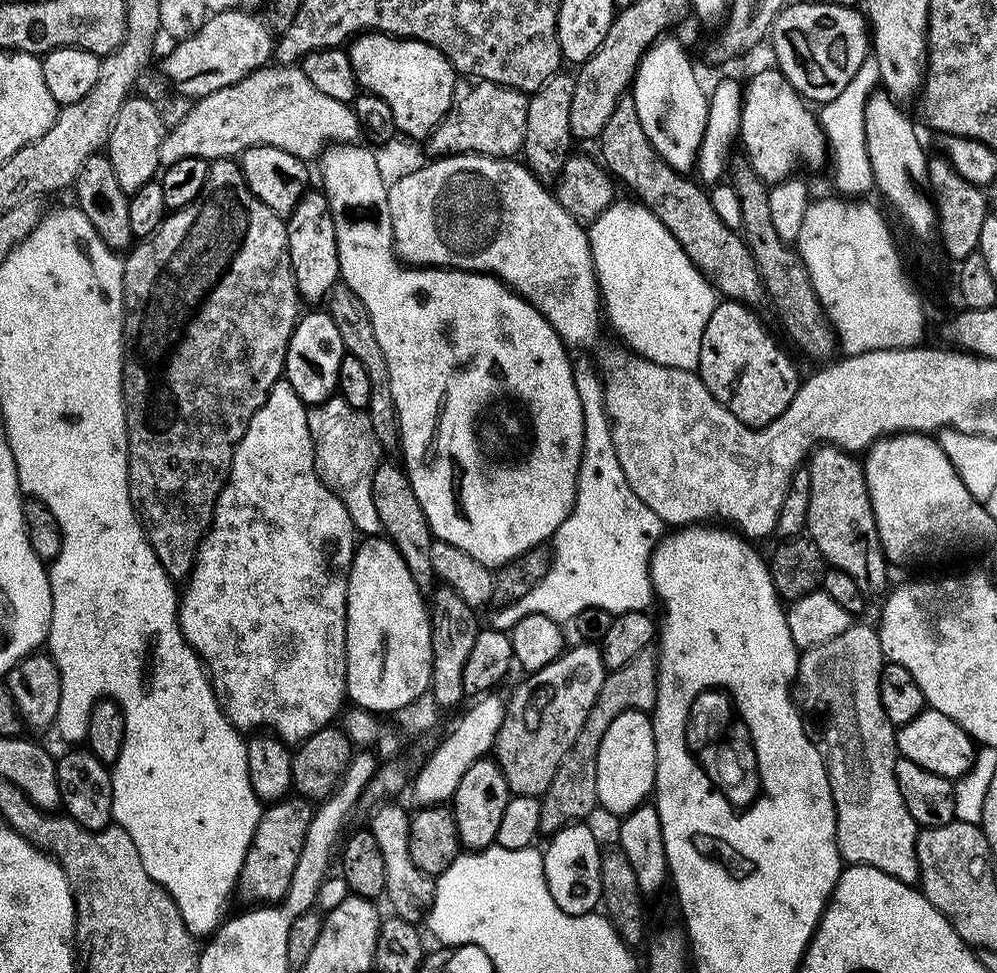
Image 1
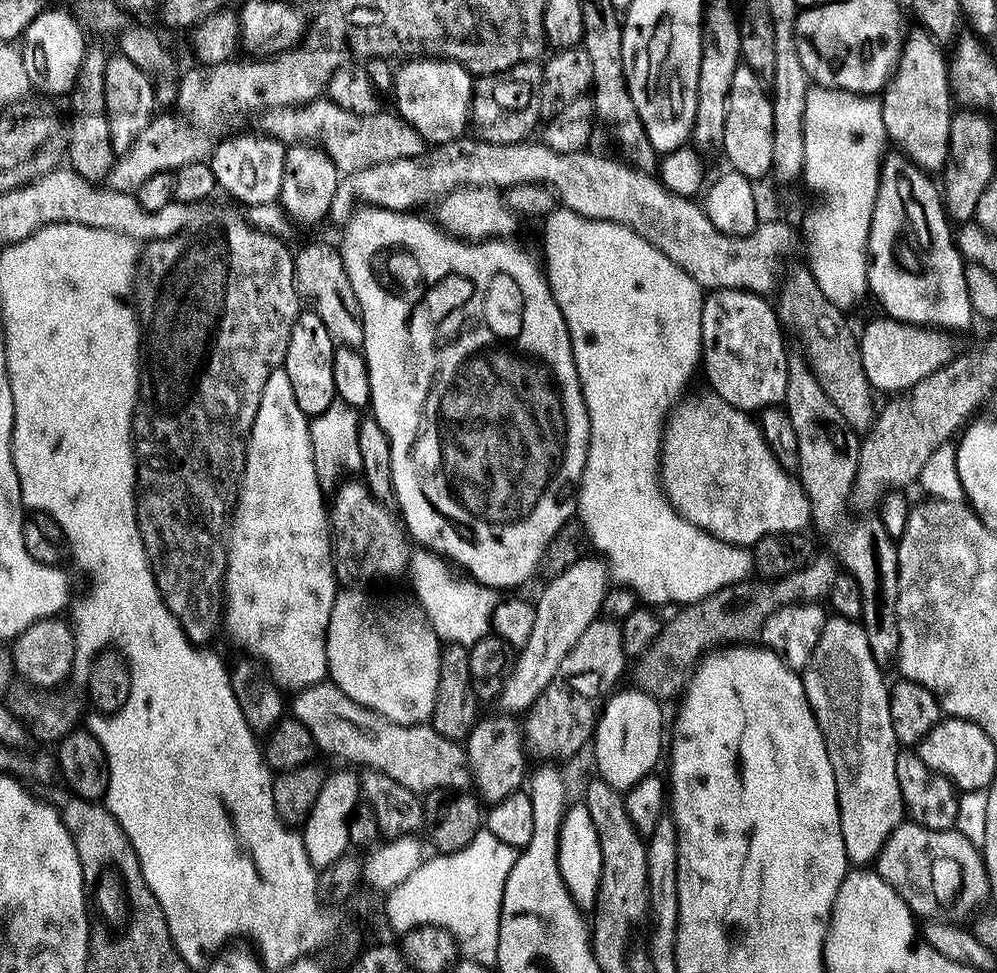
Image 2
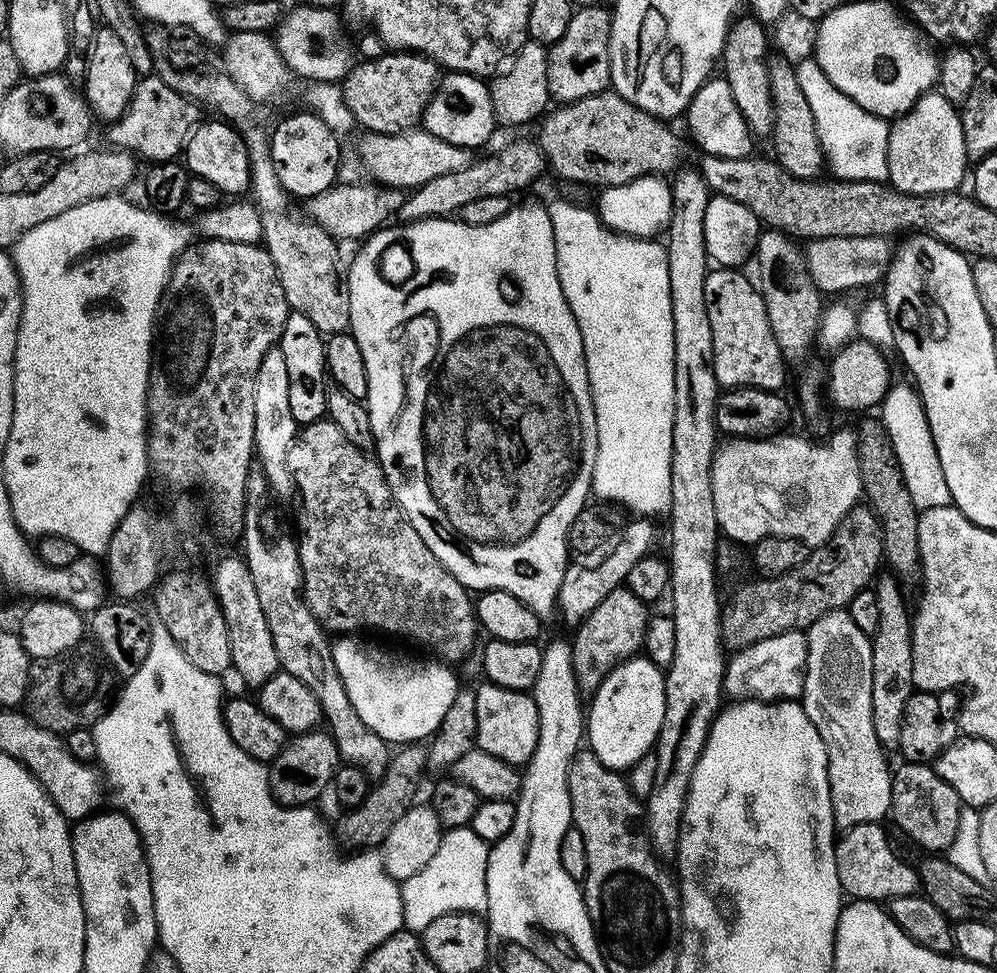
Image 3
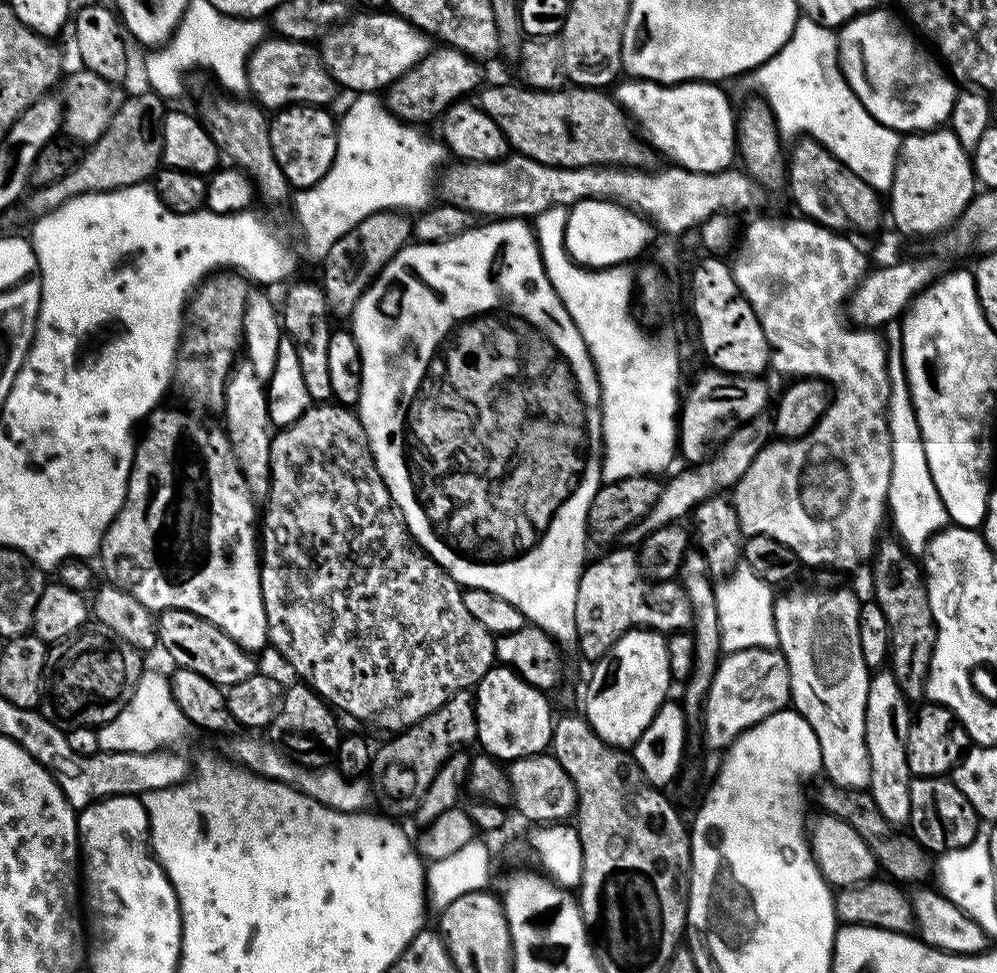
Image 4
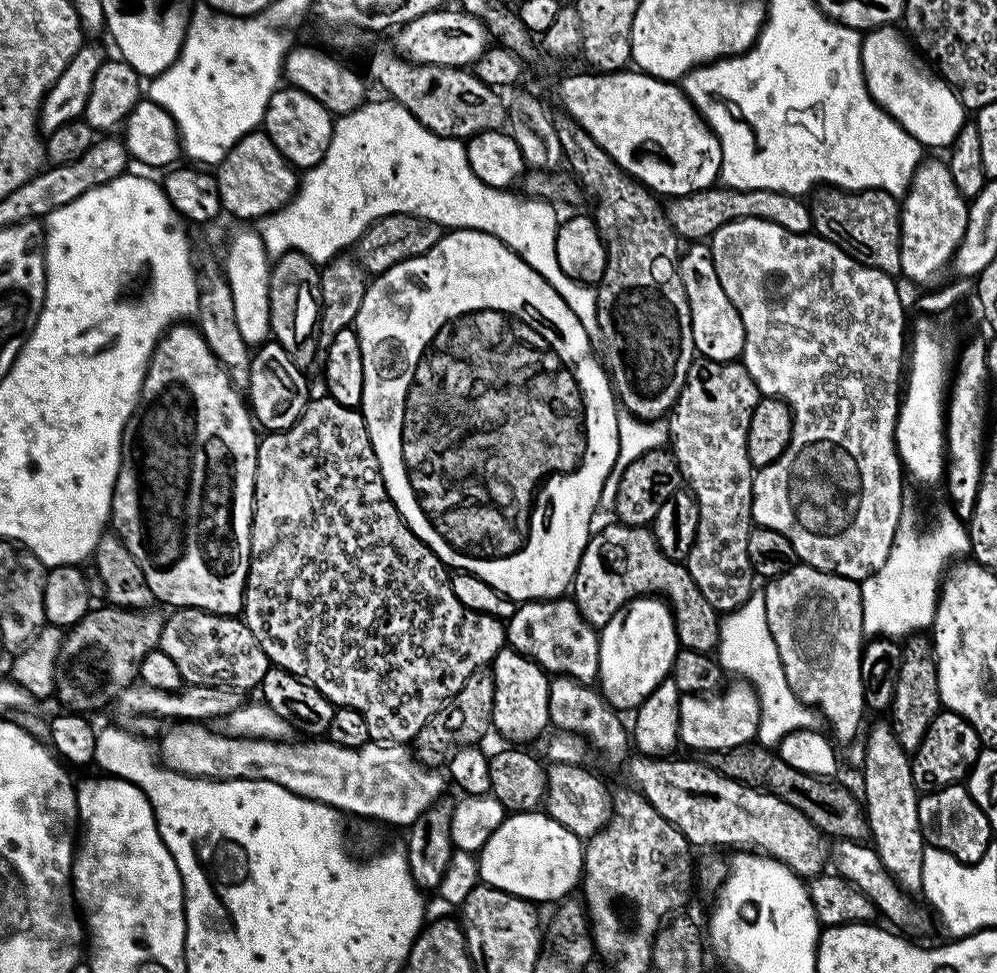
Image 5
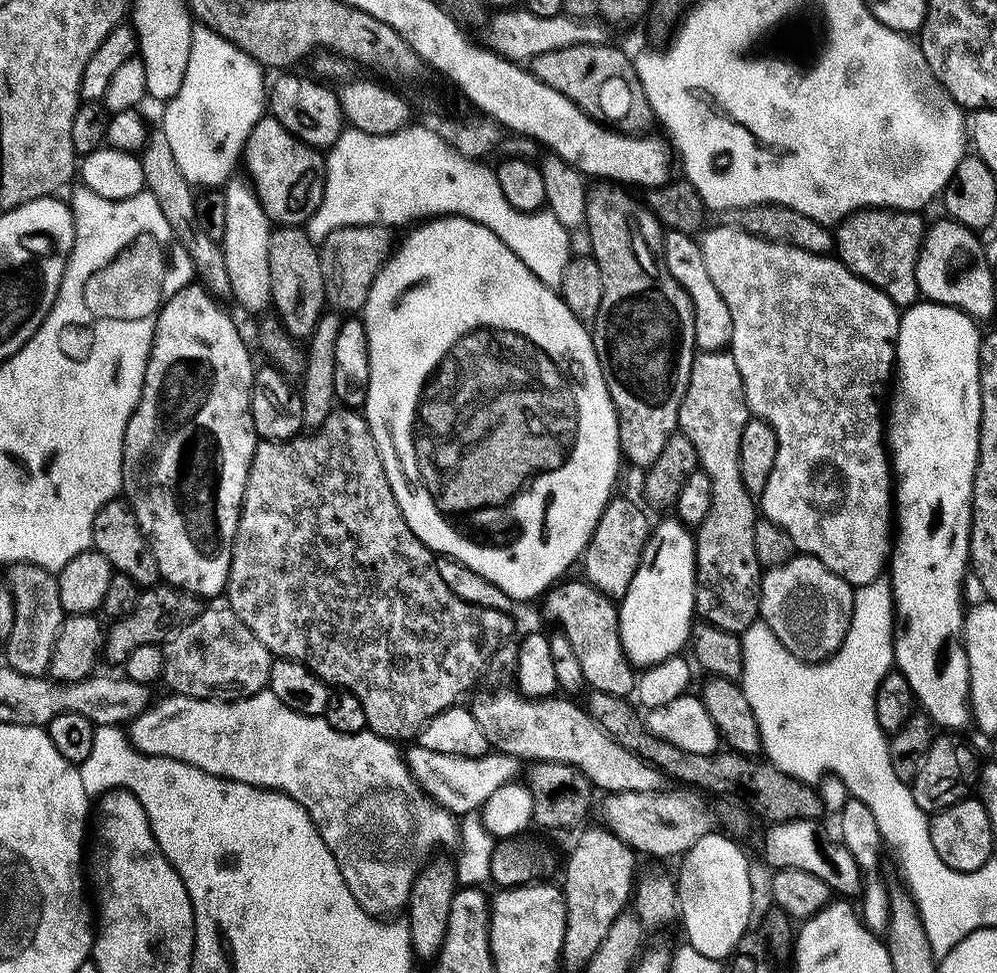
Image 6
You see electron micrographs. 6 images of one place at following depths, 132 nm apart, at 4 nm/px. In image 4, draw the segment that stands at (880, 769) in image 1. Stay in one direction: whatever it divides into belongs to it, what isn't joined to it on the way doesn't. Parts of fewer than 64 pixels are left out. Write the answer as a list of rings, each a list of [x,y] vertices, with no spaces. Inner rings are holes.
[[[832,588],[829,592],[788,592],[774,604],[776,642],[784,653],[790,674],[790,704],[799,712],[818,738],[822,772],[831,783],[843,788],[868,788],[870,754],[866,750],[866,702],[870,669],[862,654],[859,600],[848,588]]]

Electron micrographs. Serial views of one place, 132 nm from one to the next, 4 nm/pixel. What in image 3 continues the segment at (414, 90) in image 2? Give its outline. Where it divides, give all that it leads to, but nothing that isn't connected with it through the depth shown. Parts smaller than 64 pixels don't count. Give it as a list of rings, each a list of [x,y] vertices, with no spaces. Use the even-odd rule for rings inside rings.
[[[448,72],[442,80],[442,91],[433,96],[424,108],[423,128],[430,134],[442,138],[442,142],[479,150],[491,138],[492,131],[498,128],[488,90],[489,85],[481,77],[465,72]]]

